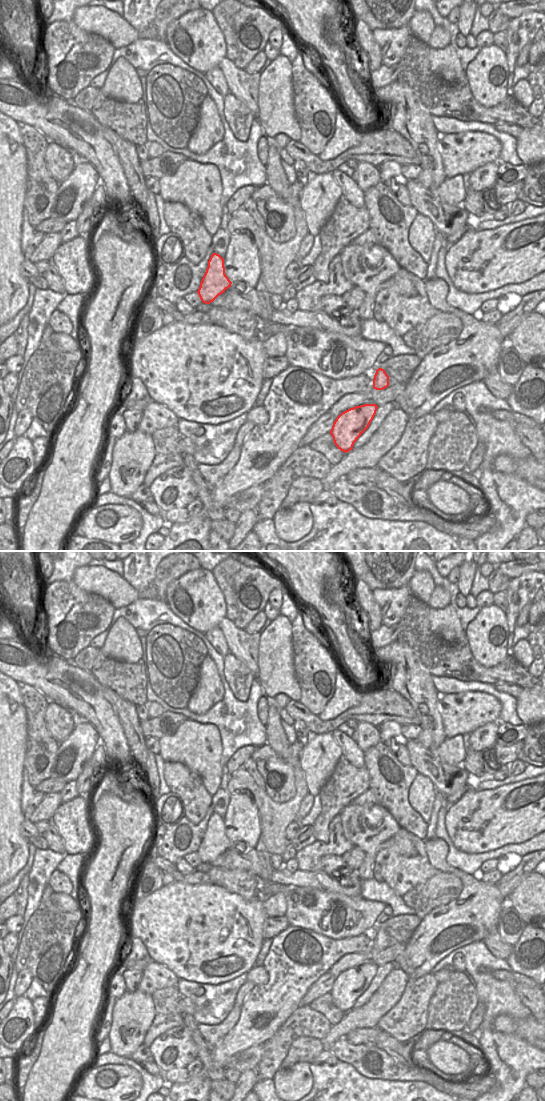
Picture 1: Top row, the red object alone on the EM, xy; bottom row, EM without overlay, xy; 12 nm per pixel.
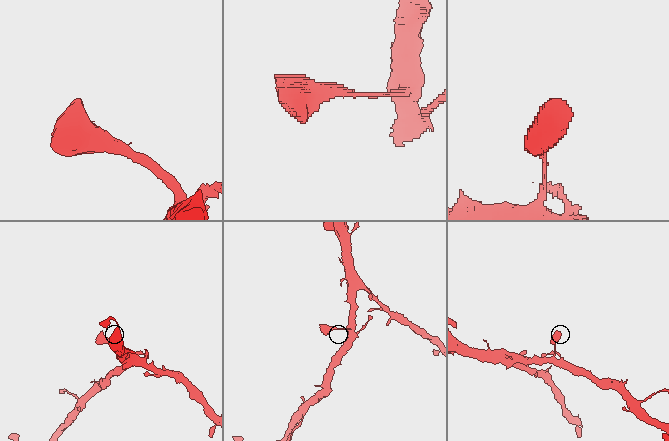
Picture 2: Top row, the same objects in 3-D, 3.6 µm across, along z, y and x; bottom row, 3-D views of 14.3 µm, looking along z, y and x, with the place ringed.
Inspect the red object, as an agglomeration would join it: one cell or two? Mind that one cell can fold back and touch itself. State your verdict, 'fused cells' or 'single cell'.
fused cells

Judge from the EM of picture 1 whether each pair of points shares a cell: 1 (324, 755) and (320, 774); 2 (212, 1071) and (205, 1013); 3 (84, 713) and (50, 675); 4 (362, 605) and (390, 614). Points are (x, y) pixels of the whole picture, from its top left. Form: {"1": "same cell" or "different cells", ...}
{"1": "same cell", "2": "different cells", "3": "same cell", "4": "different cells"}

